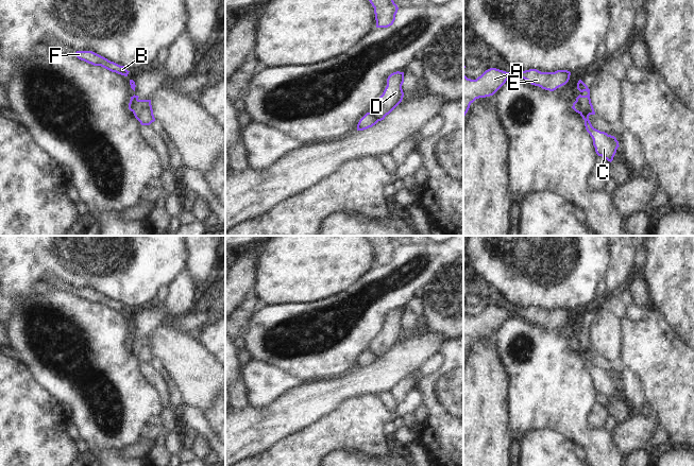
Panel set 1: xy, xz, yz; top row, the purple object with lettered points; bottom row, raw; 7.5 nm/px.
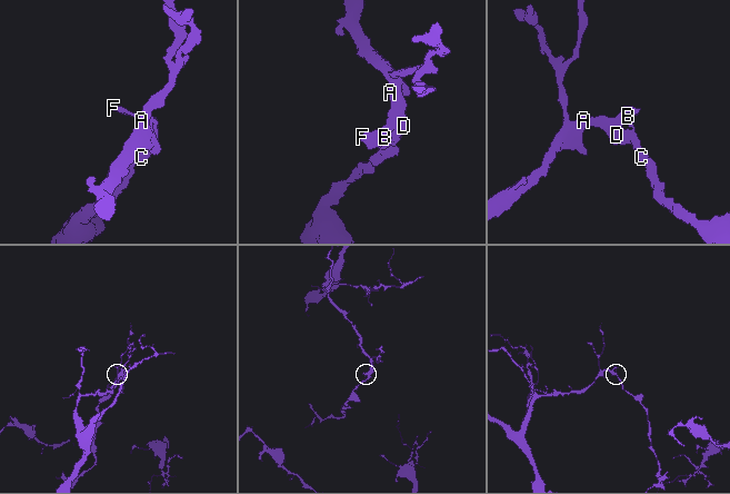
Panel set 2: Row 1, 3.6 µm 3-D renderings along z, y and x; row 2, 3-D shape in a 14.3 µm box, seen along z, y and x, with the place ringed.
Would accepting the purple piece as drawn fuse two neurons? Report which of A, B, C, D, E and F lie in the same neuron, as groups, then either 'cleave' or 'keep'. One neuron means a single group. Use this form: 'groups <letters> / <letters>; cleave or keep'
groups A B D E F / C; cleave

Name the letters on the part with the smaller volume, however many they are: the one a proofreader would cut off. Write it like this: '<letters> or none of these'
C

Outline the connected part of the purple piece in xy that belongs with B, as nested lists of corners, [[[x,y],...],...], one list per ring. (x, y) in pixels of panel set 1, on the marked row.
[[[77,51],[75,56],[94,66],[101,66],[112,72],[128,76],[129,72],[124,66],[120,66],[92,51]]]

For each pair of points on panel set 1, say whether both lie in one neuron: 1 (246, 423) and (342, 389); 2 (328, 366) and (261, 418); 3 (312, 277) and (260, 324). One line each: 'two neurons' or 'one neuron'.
1: one neuron
2: two neurons
3: two neurons

